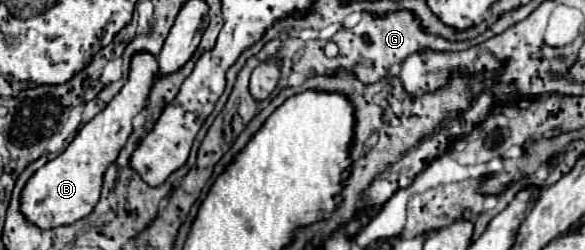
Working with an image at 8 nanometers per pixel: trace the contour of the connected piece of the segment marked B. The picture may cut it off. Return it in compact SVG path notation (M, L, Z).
M136 54L130 64L130 76L120 94L100 114L96 114L88 124L84 124L72 144L58 158L44 164L30 178L30 182L22 190L20 202L20 210L30 222L42 228L68 226L94 210L100 198L104 172L118 158L128 136L132 134L132 118L146 106L150 88L156 78L156 70L158 64L152 54Z

